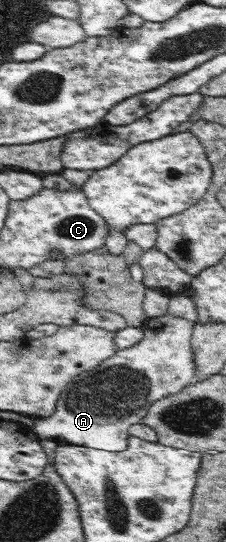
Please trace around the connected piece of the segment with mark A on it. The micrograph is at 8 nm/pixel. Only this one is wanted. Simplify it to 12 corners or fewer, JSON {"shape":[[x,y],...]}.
{"shape":[[148,319],[144,337],[33,418],[41,439],[127,448],[148,408],[198,382],[195,323]]}

